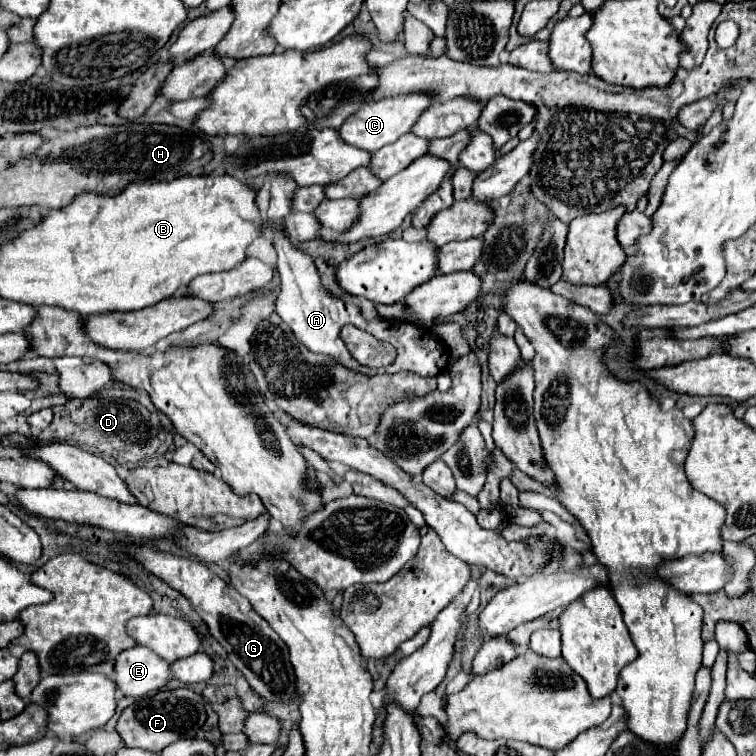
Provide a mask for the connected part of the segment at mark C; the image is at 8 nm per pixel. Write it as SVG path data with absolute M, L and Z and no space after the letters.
M414 92L414 94L404 94L404 96L394 96L394 98L382 98L378 102L370 102L364 104L356 114L352 114L338 130L338 134L342 136L342 142L352 144L356 148L362 148L366 152L376 152L386 144L396 142L402 134L410 132L410 128L414 126L414 122L418 120L418 116L432 104L432 98L428 94L422 92Z

